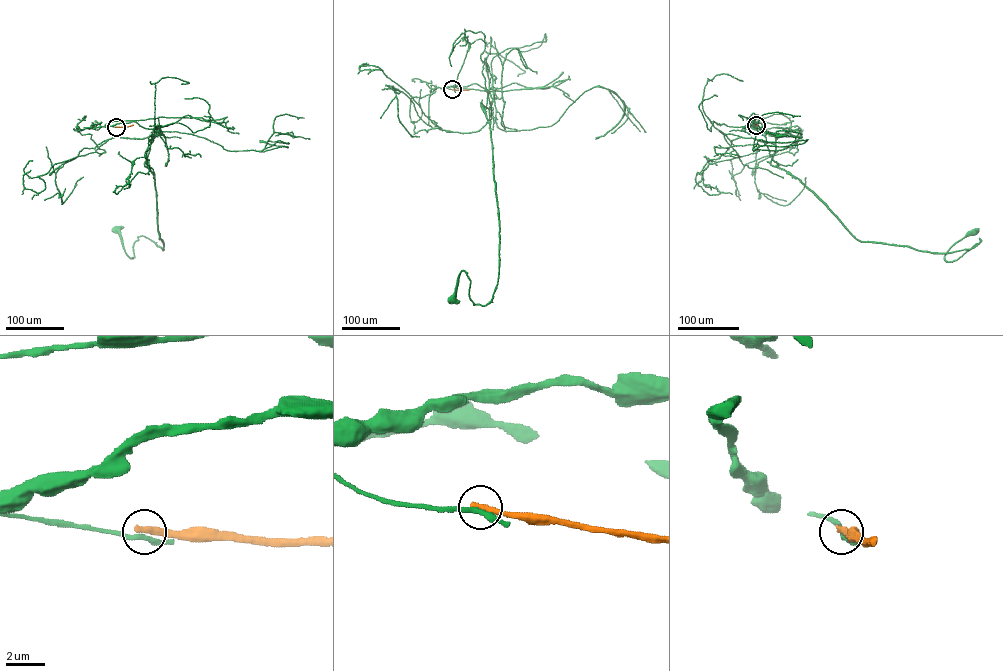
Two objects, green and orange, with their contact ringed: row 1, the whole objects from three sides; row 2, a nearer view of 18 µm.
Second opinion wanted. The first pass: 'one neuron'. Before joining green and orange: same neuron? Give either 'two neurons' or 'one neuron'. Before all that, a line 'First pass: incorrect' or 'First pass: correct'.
First pass: incorrect
two neurons

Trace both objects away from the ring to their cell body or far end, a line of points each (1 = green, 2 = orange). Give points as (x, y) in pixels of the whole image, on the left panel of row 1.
1: (116, 127), (135, 121), (157, 133), (144, 165), (154, 176), (163, 249), (138, 236), (130, 258), (116, 229)
2: (116, 127), (133, 125)

